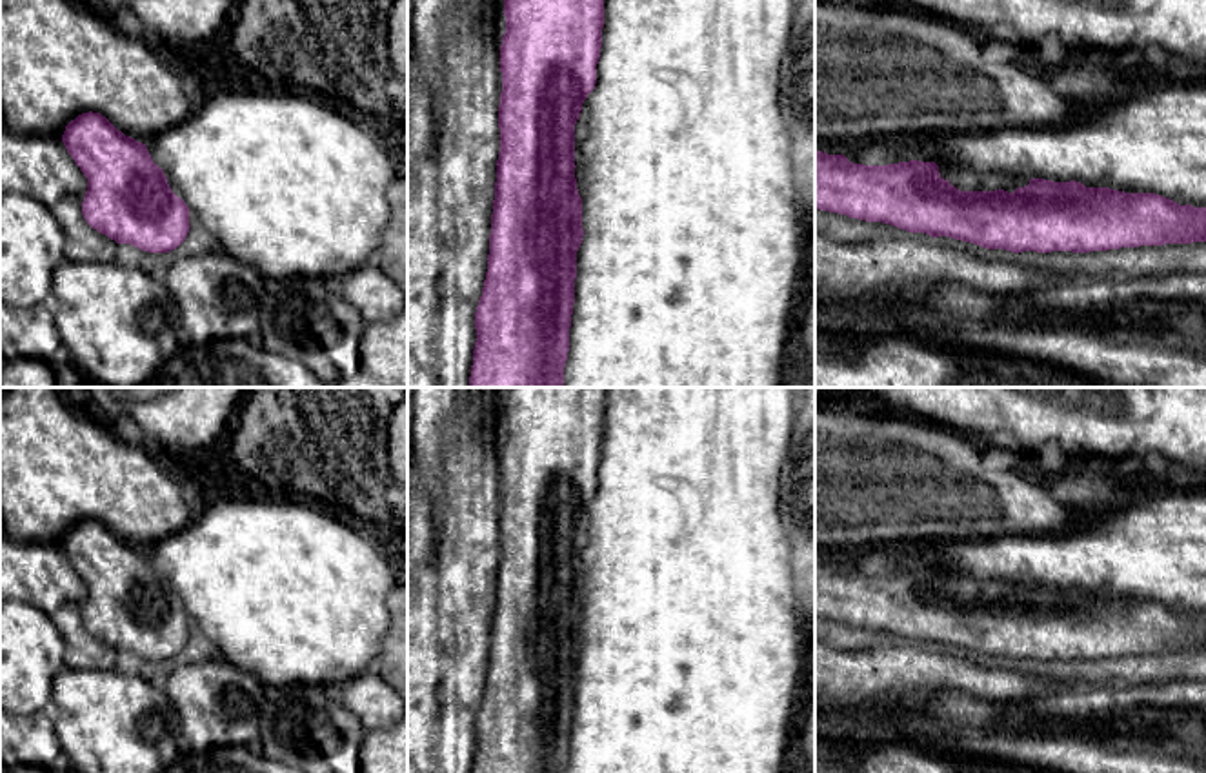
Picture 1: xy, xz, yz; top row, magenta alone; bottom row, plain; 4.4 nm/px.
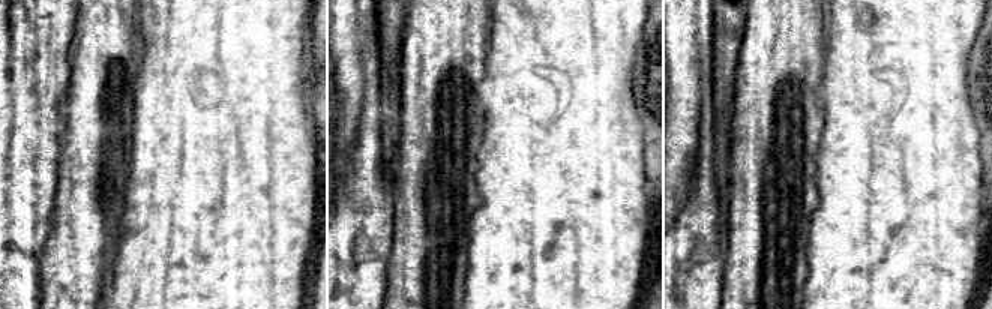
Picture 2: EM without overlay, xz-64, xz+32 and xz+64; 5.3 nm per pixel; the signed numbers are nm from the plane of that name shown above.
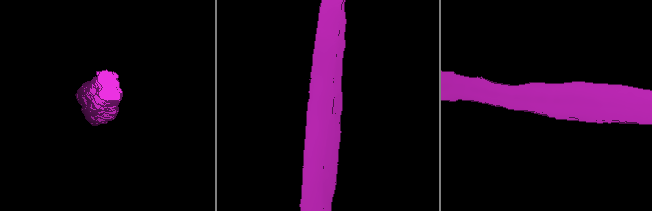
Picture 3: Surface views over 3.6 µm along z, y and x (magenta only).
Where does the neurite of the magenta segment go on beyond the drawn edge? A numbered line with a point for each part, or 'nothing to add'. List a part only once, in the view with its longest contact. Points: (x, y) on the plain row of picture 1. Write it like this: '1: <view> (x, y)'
nothing to add

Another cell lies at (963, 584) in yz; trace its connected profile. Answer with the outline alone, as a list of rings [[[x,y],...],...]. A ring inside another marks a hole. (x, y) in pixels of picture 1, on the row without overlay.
[[[950,569],[937,571],[940,586],[948,587],[960,598],[997,598],[1004,597],[1013,600],[1017,595],[1024,595],[1031,586],[1015,584],[1010,580],[980,580],[971,573],[953,573]]]

